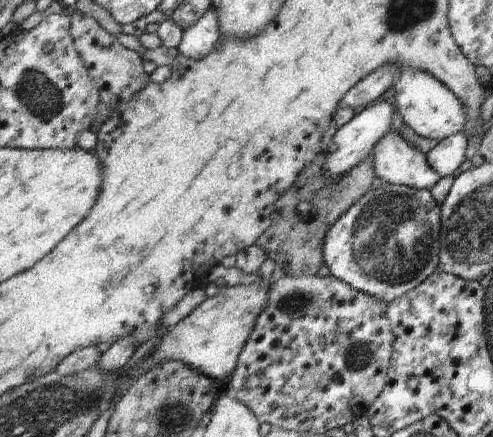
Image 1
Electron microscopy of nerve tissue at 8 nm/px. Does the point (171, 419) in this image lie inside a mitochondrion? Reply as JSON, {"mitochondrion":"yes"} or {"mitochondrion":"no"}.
{"mitochondrion":"yes"}

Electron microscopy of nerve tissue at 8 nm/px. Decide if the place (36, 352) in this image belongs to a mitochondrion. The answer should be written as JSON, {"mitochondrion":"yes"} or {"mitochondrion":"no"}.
{"mitochondrion":"no"}

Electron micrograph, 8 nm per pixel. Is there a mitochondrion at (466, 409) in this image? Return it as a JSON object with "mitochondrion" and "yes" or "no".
{"mitochondrion":"no"}

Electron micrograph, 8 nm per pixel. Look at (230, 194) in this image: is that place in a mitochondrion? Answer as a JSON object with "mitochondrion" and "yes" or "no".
{"mitochondrion":"no"}

